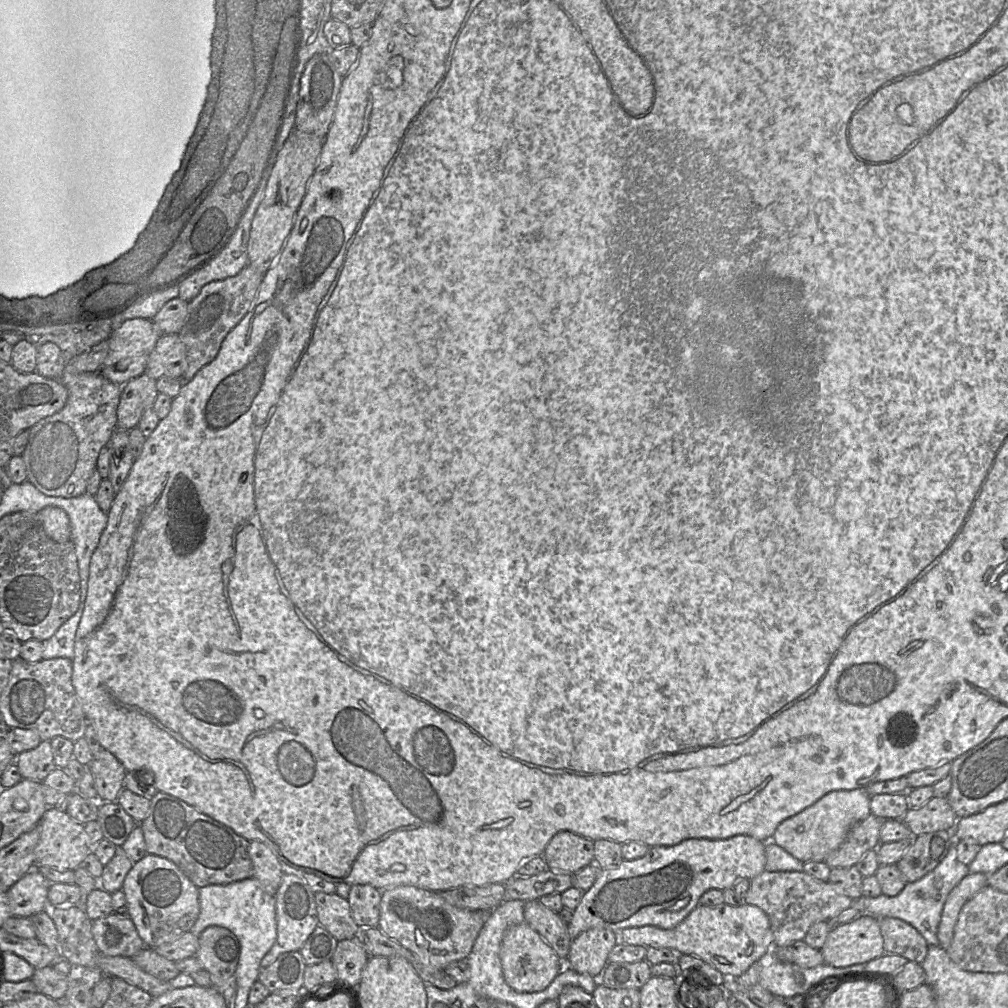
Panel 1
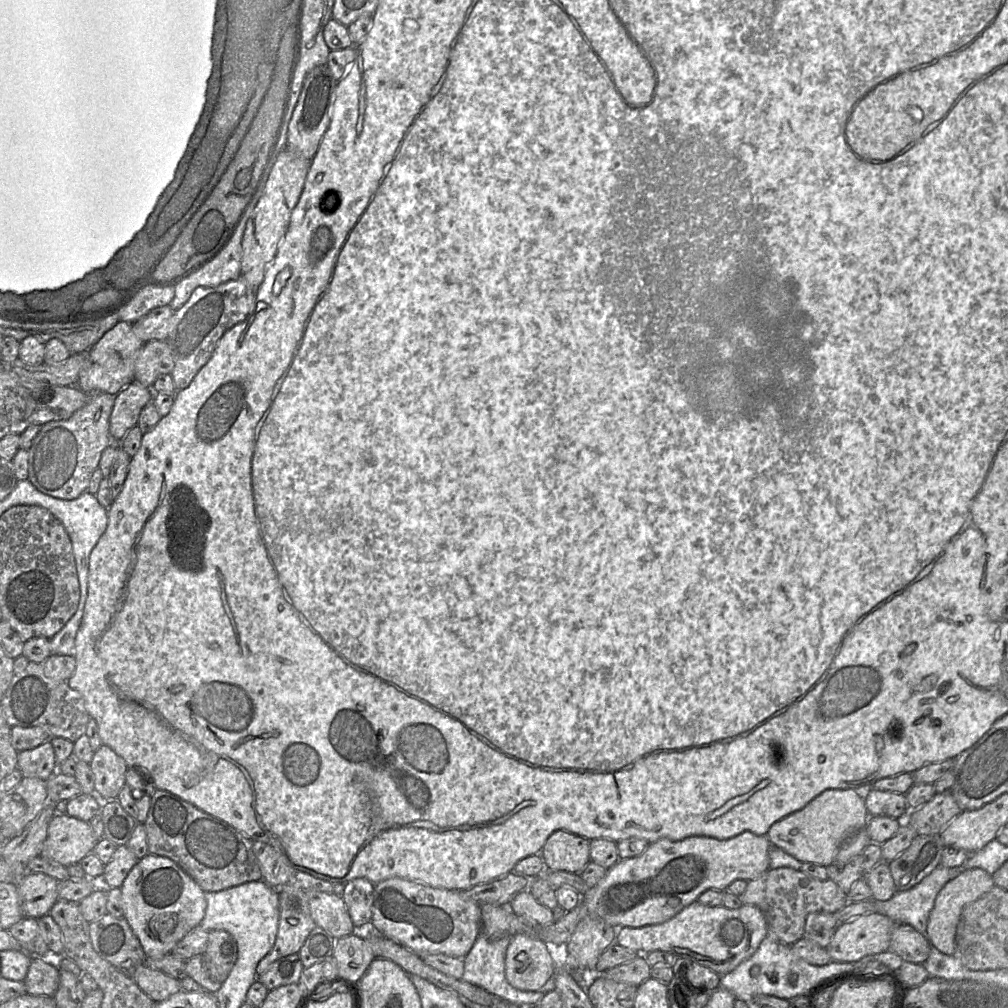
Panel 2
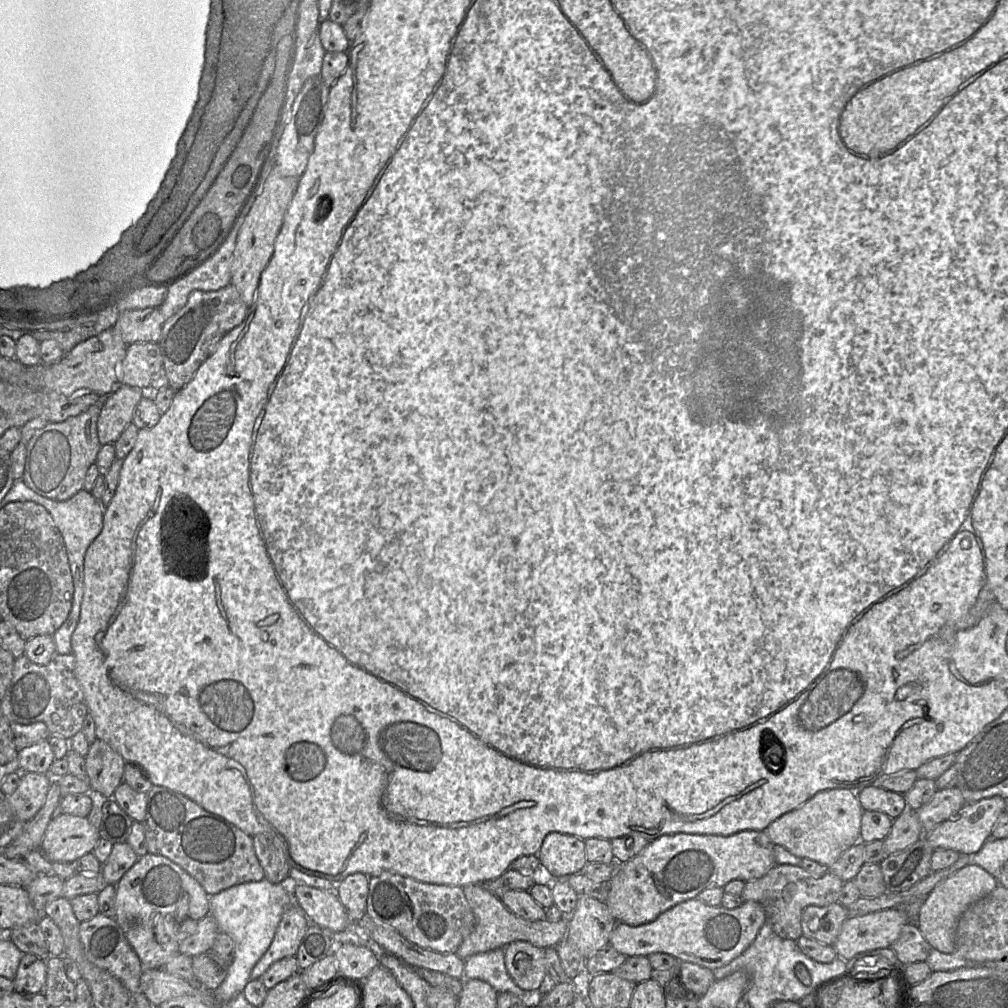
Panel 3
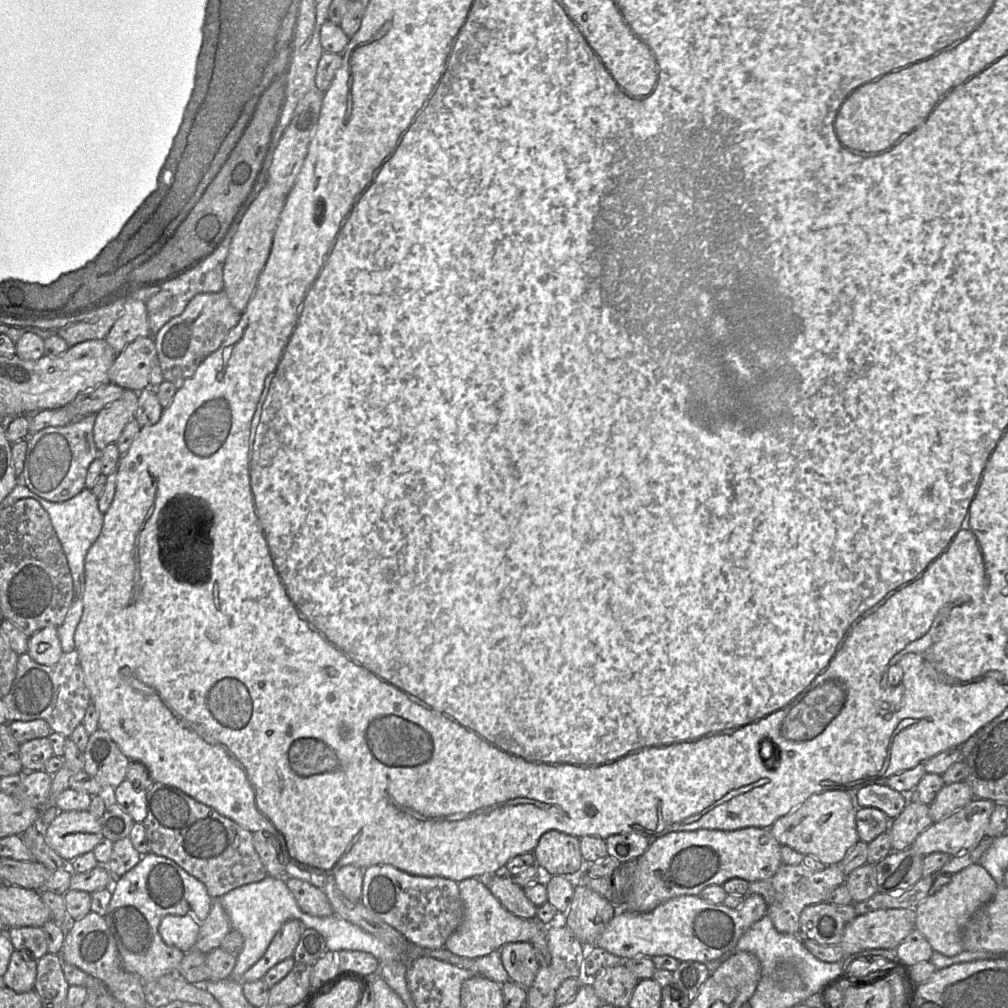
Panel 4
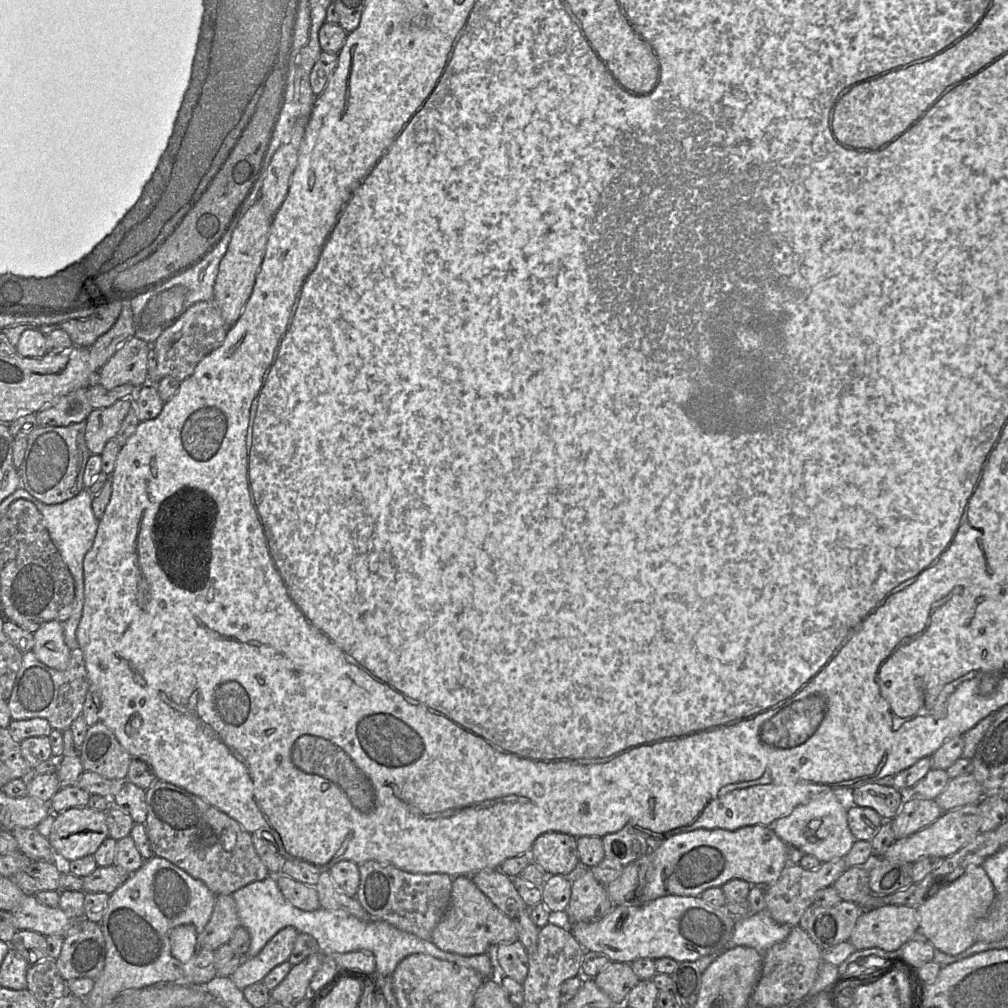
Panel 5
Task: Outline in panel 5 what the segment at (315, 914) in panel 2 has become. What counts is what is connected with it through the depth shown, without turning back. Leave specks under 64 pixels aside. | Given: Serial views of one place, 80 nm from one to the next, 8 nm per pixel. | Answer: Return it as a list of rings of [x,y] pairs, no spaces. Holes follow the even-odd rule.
[[[273,874],[283,896],[296,908],[303,911],[319,909],[320,903],[315,887],[296,881],[283,874]]]

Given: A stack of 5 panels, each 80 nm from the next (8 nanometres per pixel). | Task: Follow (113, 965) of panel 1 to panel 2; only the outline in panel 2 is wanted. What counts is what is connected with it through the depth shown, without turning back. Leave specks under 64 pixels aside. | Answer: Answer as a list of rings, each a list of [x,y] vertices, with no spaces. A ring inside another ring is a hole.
[[[146,964],[139,965],[129,975],[155,1003],[166,1000],[182,990],[180,980]]]

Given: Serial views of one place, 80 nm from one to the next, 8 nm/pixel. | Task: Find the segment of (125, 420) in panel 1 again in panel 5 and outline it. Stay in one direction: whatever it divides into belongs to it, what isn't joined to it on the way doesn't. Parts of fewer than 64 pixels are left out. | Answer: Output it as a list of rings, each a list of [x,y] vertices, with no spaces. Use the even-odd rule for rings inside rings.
[[[125,398],[103,409],[94,409],[86,420],[85,440],[92,455],[101,455],[108,441],[115,439],[121,424],[134,408],[133,398]]]

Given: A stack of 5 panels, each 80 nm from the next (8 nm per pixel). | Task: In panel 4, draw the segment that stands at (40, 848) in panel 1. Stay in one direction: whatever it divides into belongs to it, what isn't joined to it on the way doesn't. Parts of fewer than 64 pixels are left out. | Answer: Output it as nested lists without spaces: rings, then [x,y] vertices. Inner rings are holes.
[[[59,811],[53,821],[43,828],[43,834],[47,845],[67,863],[75,858],[92,852],[104,839],[100,819],[95,818],[86,811]]]

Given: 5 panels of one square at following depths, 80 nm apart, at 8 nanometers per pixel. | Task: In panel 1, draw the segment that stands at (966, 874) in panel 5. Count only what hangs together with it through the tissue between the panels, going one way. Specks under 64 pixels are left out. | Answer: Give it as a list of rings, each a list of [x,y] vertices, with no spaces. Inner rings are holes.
[[[970,872],[951,890],[943,906],[937,930],[941,948],[947,950],[950,947],[954,928],[963,905],[987,885],[986,874]]]

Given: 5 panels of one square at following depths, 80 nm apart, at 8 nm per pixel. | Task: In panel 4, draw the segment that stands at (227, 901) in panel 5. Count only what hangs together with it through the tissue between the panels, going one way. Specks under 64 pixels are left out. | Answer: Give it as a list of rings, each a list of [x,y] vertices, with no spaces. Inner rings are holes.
[[[214,900],[209,915],[200,924],[194,949],[208,954],[221,945],[222,940],[231,930],[229,917],[221,902]]]

